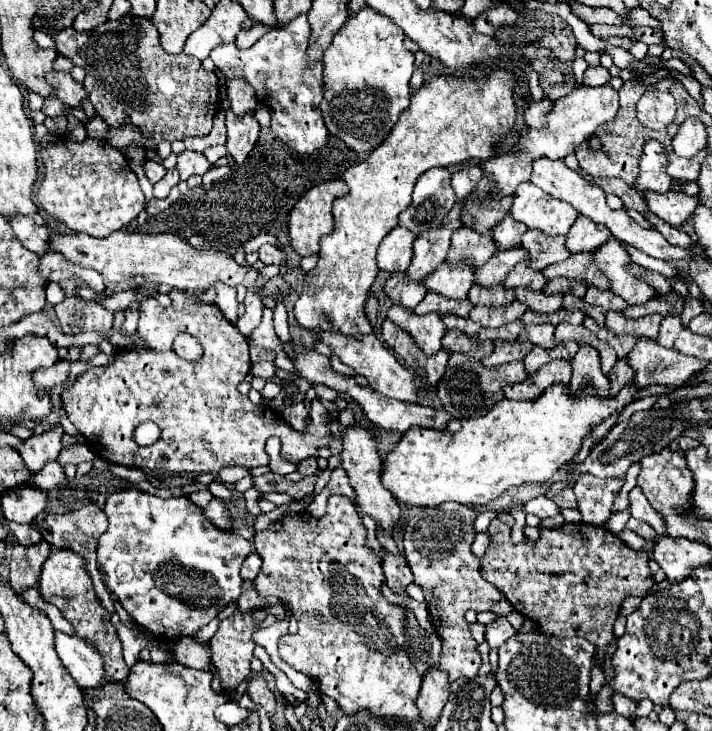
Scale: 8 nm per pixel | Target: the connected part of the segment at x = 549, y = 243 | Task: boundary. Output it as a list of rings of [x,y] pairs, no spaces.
[[[528,230],[522,236],[520,246],[528,252],[528,266],[534,270],[544,270],[546,266],[570,256],[568,248],[564,246],[564,236],[542,236],[536,230]]]

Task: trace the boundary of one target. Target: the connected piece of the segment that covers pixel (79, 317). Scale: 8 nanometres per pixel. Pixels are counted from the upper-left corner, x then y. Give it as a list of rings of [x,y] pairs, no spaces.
[[[68,296],[64,302],[54,306],[58,322],[64,332],[108,332],[112,330],[114,317],[104,306],[94,300],[84,300],[80,296]]]

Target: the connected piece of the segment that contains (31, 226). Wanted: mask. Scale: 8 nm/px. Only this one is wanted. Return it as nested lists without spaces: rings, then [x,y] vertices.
[[[14,214],[8,224],[12,226],[16,238],[32,252],[42,256],[48,250],[48,228],[34,224],[32,218],[24,214]]]

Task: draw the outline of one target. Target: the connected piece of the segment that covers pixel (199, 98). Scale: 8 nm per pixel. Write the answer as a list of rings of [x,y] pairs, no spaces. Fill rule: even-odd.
[[[122,16],[122,18],[118,18],[118,20],[108,20],[108,22],[100,24],[98,28],[94,28],[94,30],[90,30],[90,32],[78,32],[78,30],[74,30],[74,28],[66,28],[66,30],[62,30],[60,34],[54,36],[54,42],[56,42],[56,48],[58,48],[58,52],[60,52],[62,56],[70,58],[76,66],[80,66],[80,68],[86,70],[84,90],[86,90],[86,94],[88,94],[88,100],[94,104],[96,114],[98,114],[104,122],[108,122],[110,126],[120,126],[120,124],[130,122],[130,124],[138,126],[146,136],[154,136],[154,138],[152,138],[154,144],[158,144],[160,140],[174,140],[174,138],[182,140],[184,136],[206,136],[206,134],[212,130],[212,118],[214,118],[214,114],[220,110],[220,104],[218,104],[218,80],[216,80],[216,76],[210,74],[208,70],[204,70],[202,64],[200,64],[200,60],[196,60],[194,56],[186,56],[186,54],[172,56],[172,54],[168,54],[168,52],[162,48],[158,30],[156,30],[156,26],[152,24],[150,18]]]

